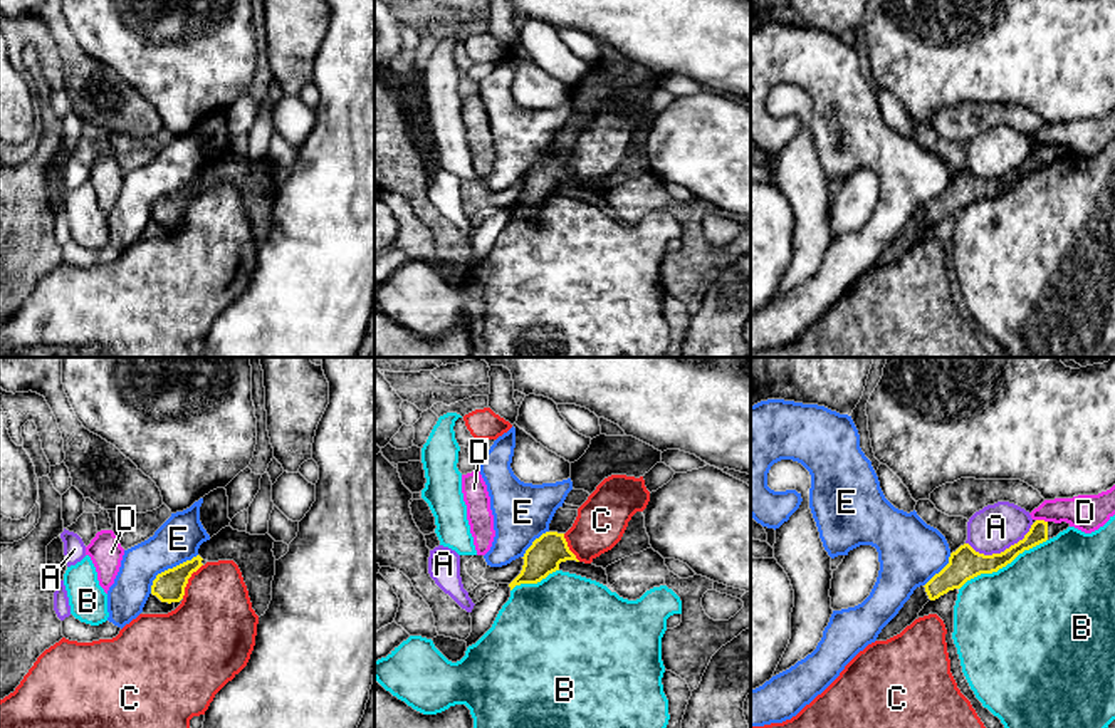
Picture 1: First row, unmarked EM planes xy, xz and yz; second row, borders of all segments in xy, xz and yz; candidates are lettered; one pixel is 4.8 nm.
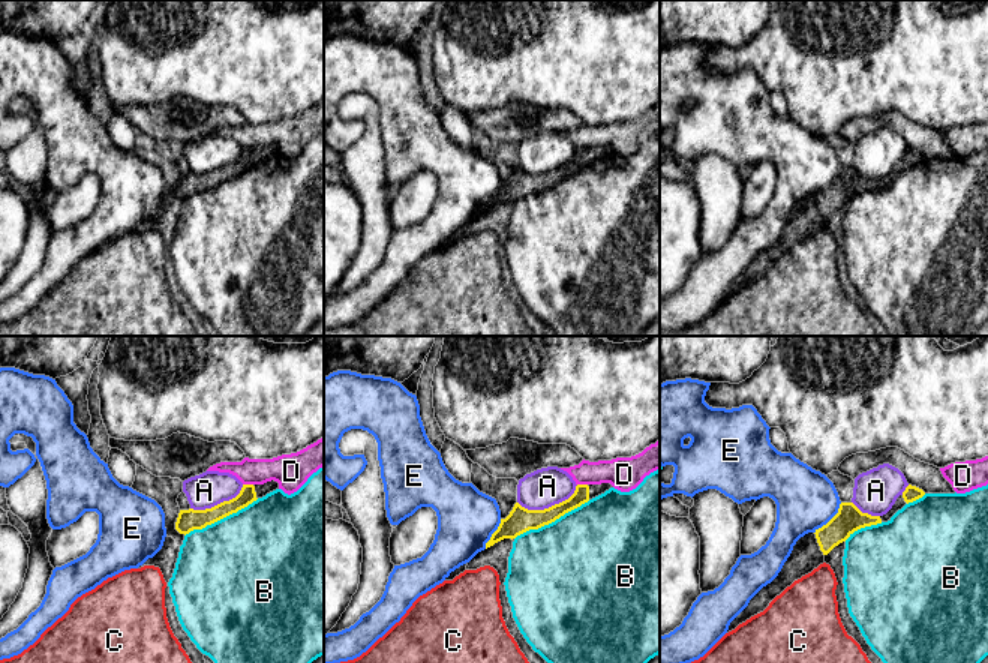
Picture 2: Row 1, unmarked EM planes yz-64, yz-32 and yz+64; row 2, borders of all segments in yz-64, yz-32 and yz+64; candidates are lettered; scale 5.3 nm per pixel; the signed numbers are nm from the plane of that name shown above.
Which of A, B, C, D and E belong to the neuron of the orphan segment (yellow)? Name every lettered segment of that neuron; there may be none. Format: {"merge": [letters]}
{"merge": []}

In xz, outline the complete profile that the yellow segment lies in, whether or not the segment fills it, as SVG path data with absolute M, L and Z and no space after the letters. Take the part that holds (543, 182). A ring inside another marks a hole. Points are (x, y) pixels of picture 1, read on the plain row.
M556 134L549 154L532 166L524 178L521 198L509 208L510 215L521 208L537 208L549 198L559 195L559 188L576 185L569 174L564 158L573 151L578 134Z

